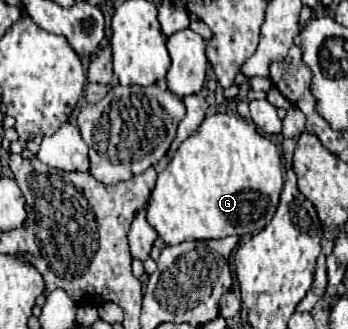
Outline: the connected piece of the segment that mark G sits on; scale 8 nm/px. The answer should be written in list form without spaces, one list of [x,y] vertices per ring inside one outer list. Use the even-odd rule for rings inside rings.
[[[215,113],[207,117],[199,129],[189,135],[177,149],[171,163],[159,173],[155,189],[147,205],[147,221],[165,241],[165,245],[179,245],[183,241],[221,239],[229,235],[253,235],[261,231],[277,211],[283,189],[283,163],[277,147],[243,117]]]

